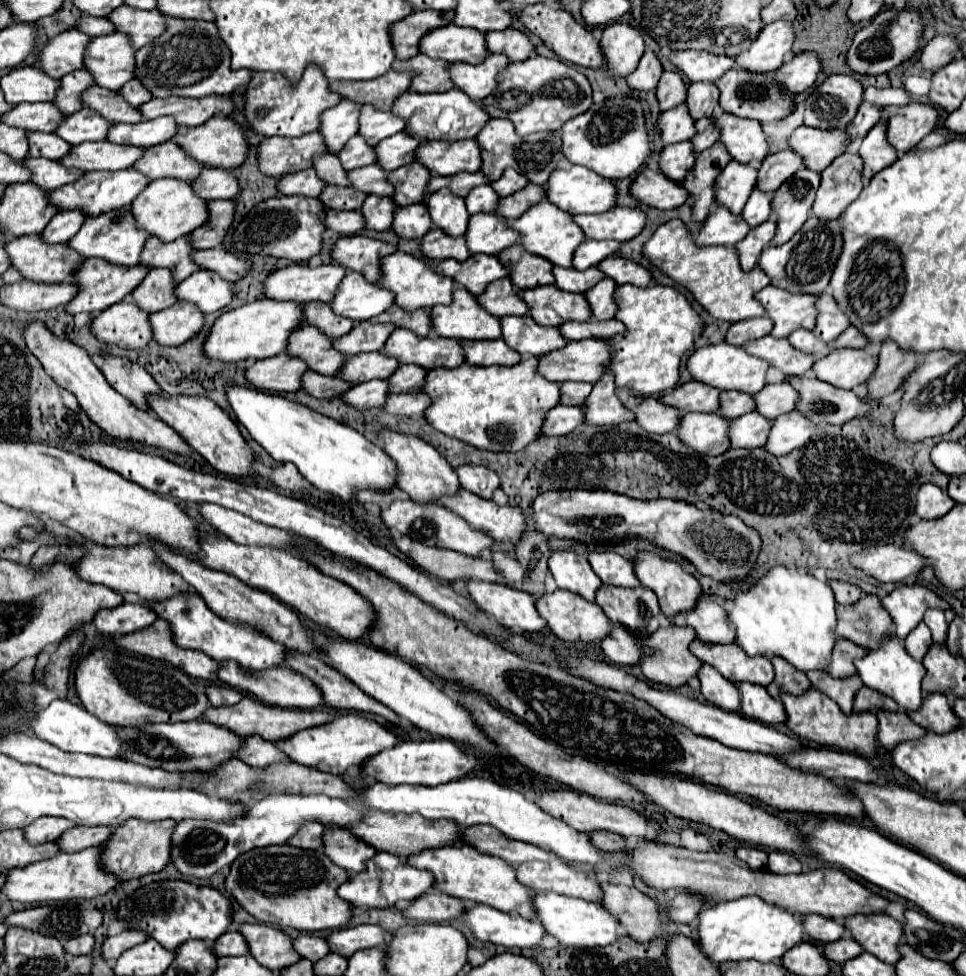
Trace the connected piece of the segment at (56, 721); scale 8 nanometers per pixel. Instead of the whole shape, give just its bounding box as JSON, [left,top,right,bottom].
[29,699,121,759]

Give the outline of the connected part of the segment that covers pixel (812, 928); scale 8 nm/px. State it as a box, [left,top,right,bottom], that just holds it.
[803,915,849,943]

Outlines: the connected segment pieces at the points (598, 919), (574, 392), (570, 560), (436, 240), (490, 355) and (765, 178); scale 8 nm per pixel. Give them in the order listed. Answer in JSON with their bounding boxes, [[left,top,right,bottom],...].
[[535,893,625,947],[561,381,593,405],[549,551,601,601],[421,229,471,261],[463,339,521,367],[757,149,805,191]]

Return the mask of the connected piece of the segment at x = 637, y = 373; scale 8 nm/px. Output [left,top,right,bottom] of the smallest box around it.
[609,283,705,395]

